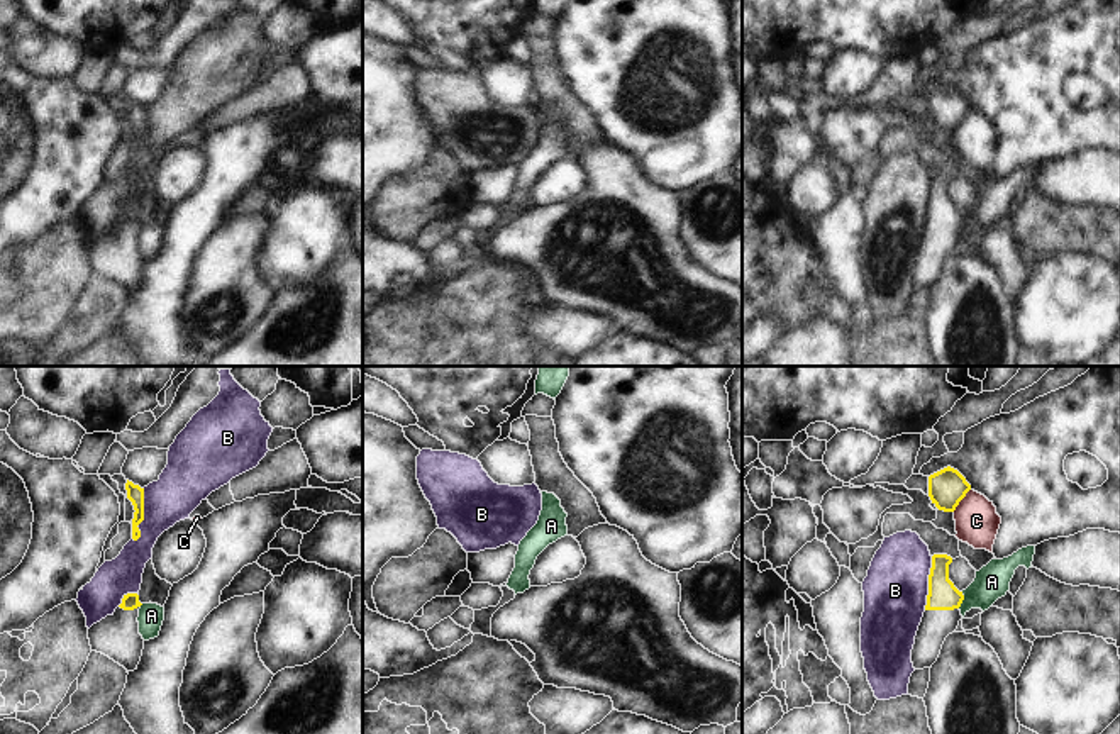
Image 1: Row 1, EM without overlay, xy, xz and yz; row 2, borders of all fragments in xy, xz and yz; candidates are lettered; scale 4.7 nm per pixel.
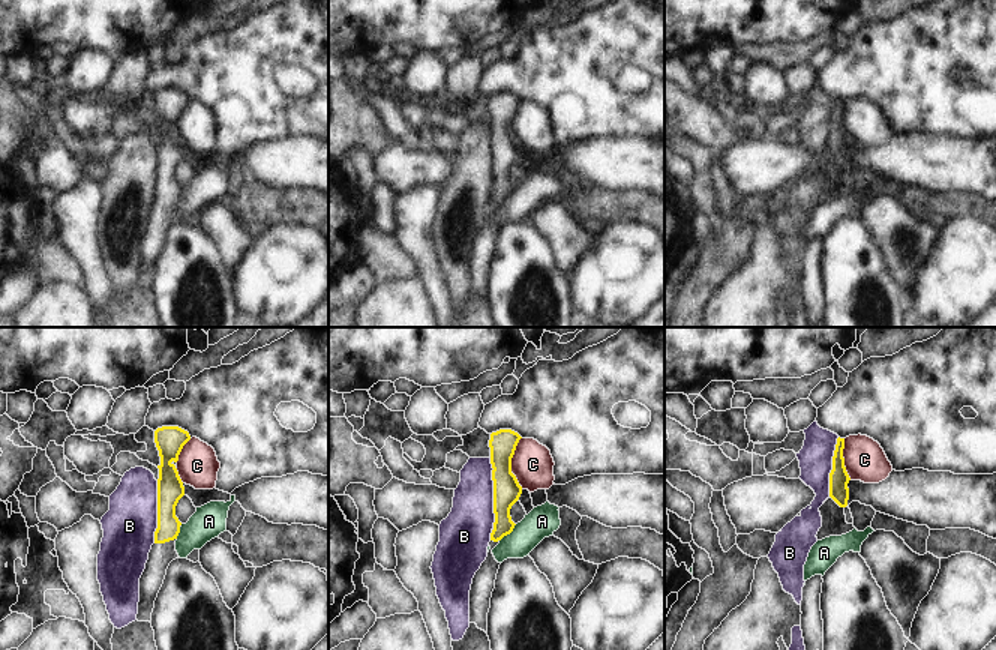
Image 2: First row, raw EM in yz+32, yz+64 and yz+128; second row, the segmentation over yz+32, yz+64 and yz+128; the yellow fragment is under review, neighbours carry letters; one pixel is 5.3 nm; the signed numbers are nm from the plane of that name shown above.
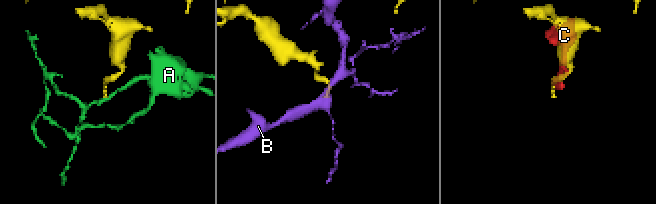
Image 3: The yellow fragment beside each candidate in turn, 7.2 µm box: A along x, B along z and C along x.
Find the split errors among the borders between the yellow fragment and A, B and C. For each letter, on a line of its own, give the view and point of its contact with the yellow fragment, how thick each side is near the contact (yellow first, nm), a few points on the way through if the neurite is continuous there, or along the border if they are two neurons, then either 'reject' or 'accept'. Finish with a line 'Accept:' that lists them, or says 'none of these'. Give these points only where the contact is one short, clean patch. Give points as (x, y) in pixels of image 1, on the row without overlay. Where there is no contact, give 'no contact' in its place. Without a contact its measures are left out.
A: contact yz (963, 219); calibres 140 and 170 nm; border yz (963, 212), (963, 222), (958, 227); reject
B: contact xy (143, 136); calibres 80 and 240 nm; reject
C: contact yz (961, 119); calibres 180 and 200 nm; reject
Accept: none of these

